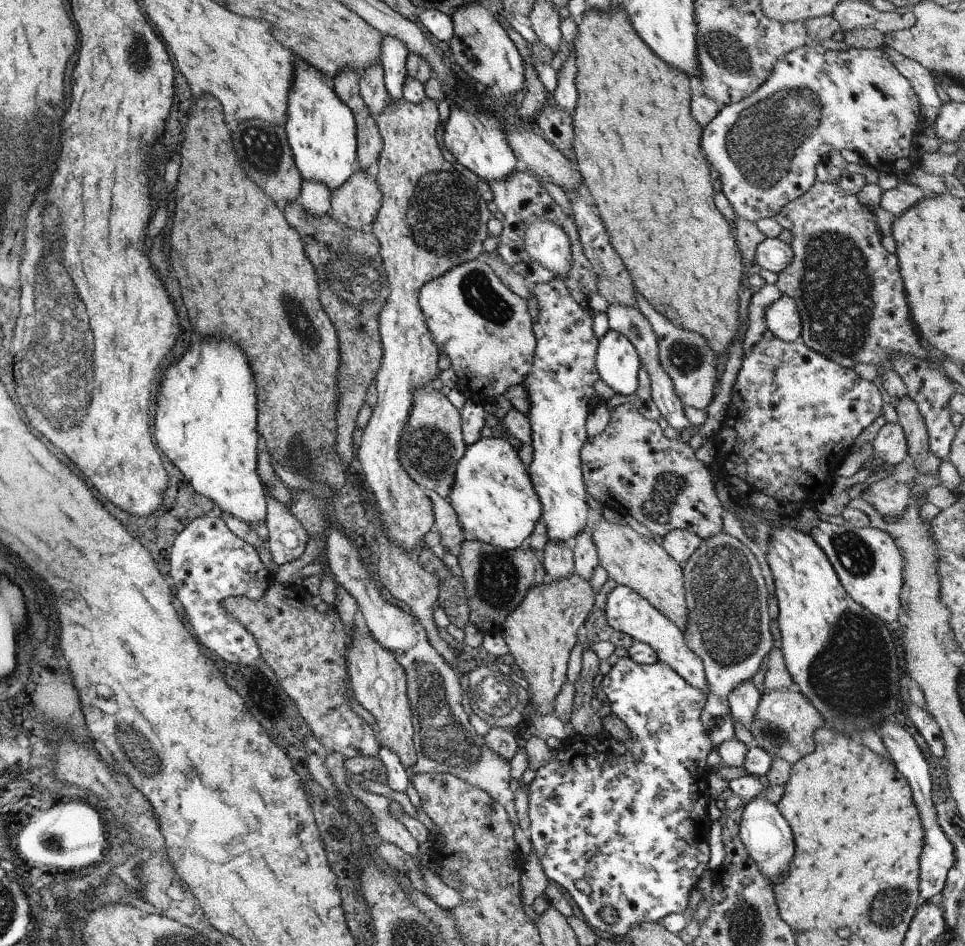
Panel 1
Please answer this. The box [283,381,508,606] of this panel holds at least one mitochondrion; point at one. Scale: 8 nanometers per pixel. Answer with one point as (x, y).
(428, 448)

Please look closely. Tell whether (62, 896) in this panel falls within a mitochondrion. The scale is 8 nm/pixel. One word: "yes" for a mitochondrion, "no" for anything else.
no

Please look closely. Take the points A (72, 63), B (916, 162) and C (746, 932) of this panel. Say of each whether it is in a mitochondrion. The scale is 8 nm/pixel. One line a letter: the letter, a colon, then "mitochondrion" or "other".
A: other
B: other
C: mitochondrion

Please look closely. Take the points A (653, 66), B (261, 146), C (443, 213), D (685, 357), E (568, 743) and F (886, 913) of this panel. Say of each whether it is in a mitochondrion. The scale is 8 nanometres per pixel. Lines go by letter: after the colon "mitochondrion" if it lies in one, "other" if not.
A: other
B: mitochondrion
C: mitochondrion
D: mitochondrion
E: other
F: mitochondrion

